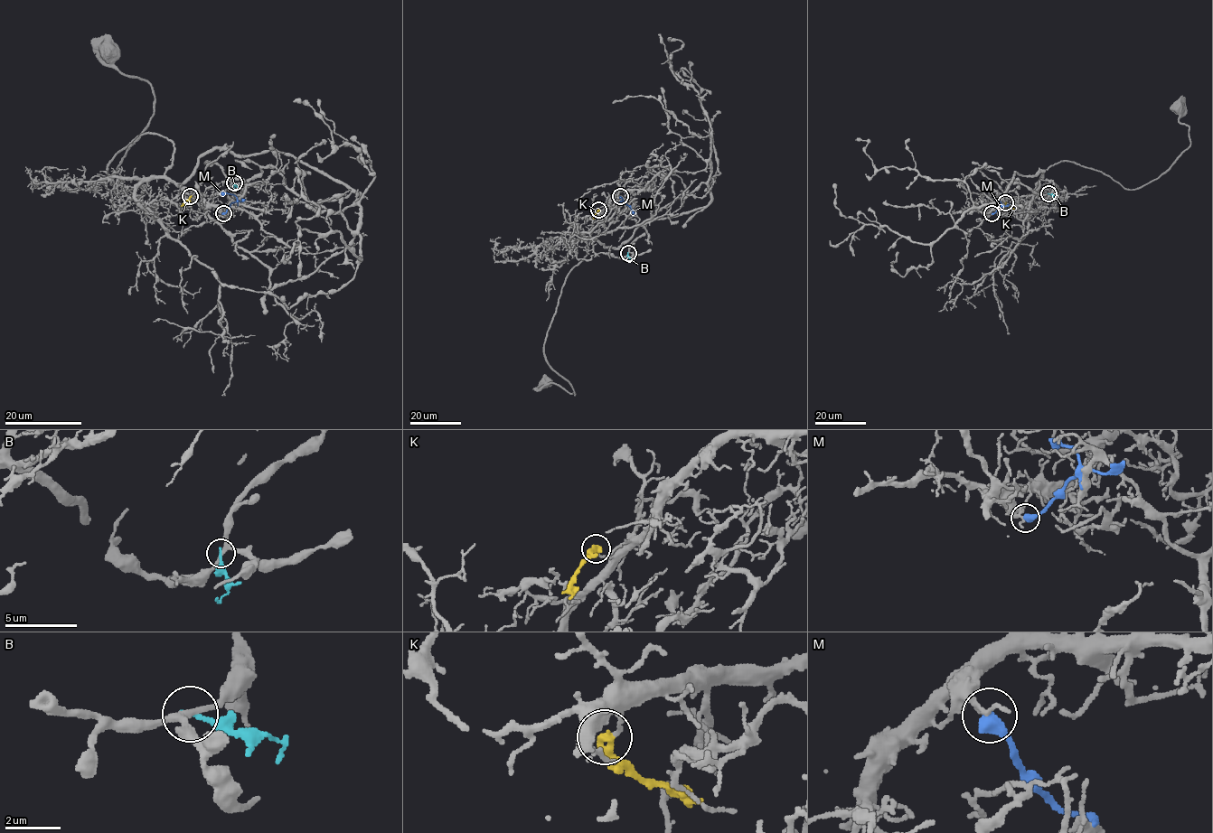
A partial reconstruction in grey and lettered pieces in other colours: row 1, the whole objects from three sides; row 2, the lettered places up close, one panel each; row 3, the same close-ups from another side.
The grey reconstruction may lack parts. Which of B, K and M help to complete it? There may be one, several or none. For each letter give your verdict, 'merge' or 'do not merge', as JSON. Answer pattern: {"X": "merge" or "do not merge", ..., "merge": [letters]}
{"B": "do not merge", "K": "do not merge", "M": "do not merge", "merge": []}

